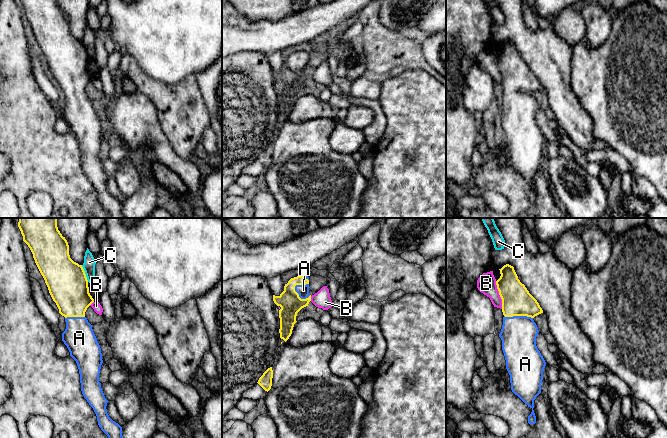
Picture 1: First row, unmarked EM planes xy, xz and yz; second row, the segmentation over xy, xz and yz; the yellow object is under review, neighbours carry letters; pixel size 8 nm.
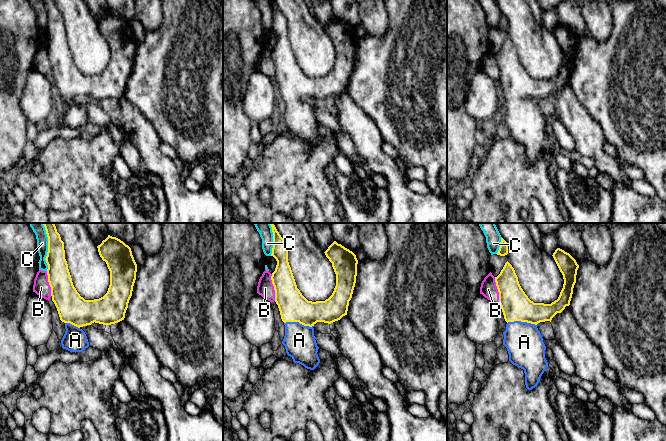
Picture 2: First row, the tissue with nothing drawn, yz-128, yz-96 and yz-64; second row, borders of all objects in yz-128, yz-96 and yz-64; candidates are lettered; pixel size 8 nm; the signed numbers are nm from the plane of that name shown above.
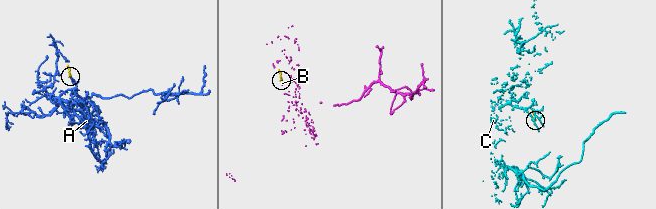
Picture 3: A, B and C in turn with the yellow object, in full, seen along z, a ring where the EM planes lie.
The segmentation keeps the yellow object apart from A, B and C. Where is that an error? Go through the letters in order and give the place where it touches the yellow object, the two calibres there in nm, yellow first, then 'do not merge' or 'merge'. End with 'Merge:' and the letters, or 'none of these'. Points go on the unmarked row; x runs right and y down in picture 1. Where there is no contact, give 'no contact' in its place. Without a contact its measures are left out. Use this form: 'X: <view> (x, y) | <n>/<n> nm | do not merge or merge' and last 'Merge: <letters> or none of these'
A: xz (295, 61) | 170/100 nm | merge
B: yz (499, 70) | 240/160 nm | do not merge
C: xy (84, 49) | 320/100 nm | do not merge
Merge: A

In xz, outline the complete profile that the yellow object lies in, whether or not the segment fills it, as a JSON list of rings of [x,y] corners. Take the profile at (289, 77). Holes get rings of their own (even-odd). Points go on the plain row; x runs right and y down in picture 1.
[[[297,52],[291,54],[284,62],[284,67],[279,71],[273,71],[273,77],[280,82],[280,114],[285,118],[292,110],[296,97],[297,89],[308,82],[311,77],[309,69],[309,53]]]

